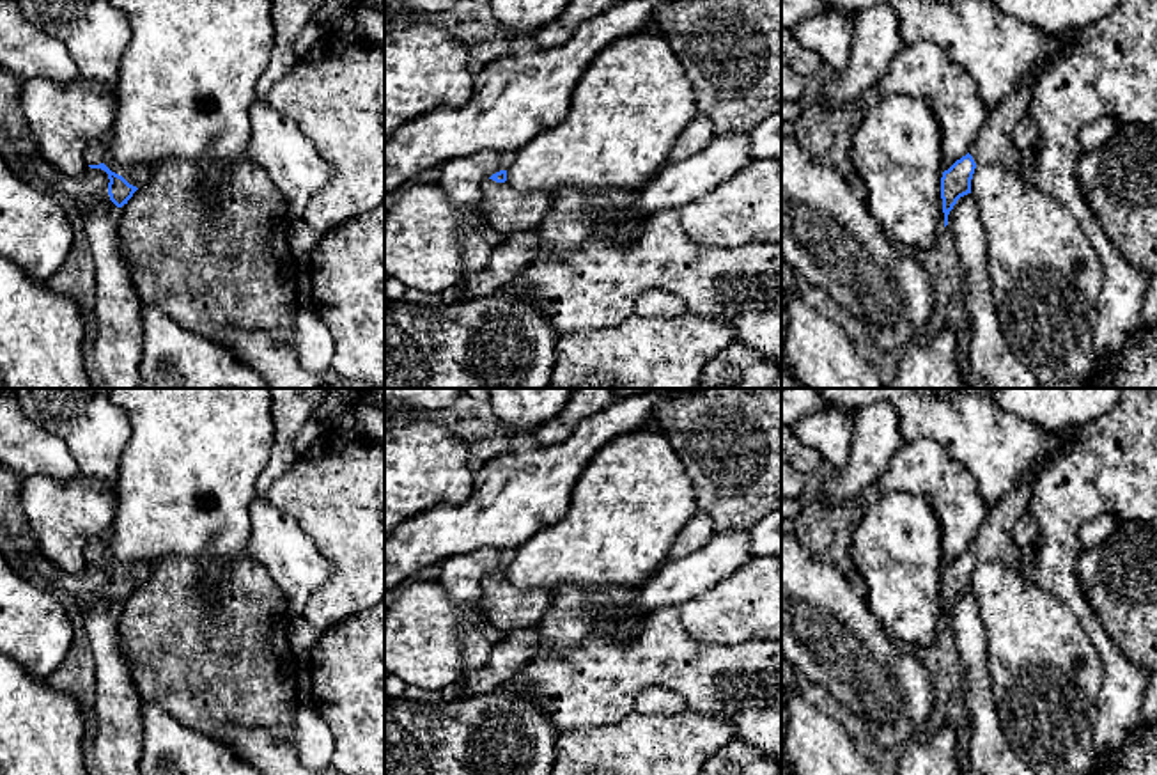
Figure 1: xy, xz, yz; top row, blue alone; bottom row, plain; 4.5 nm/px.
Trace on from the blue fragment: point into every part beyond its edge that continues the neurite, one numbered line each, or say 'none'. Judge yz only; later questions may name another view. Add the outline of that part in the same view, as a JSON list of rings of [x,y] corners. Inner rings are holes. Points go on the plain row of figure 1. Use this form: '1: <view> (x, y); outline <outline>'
1: yz (994, 541); outline [[[1044,459],[1022,477],[1010,495],[990,507],[985,523],[969,546],[976,564],[998,560],[1015,571],[1024,571],[1028,557],[1013,541],[1013,525],[1029,511],[1029,484],[1042,463]]]

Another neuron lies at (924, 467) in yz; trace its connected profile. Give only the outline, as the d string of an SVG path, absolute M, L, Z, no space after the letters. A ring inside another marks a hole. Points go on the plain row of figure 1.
M928 438L902 442L895 449L868 500L893 491L928 502L941 525L943 560L948 562L969 550L990 513L973 474Z

